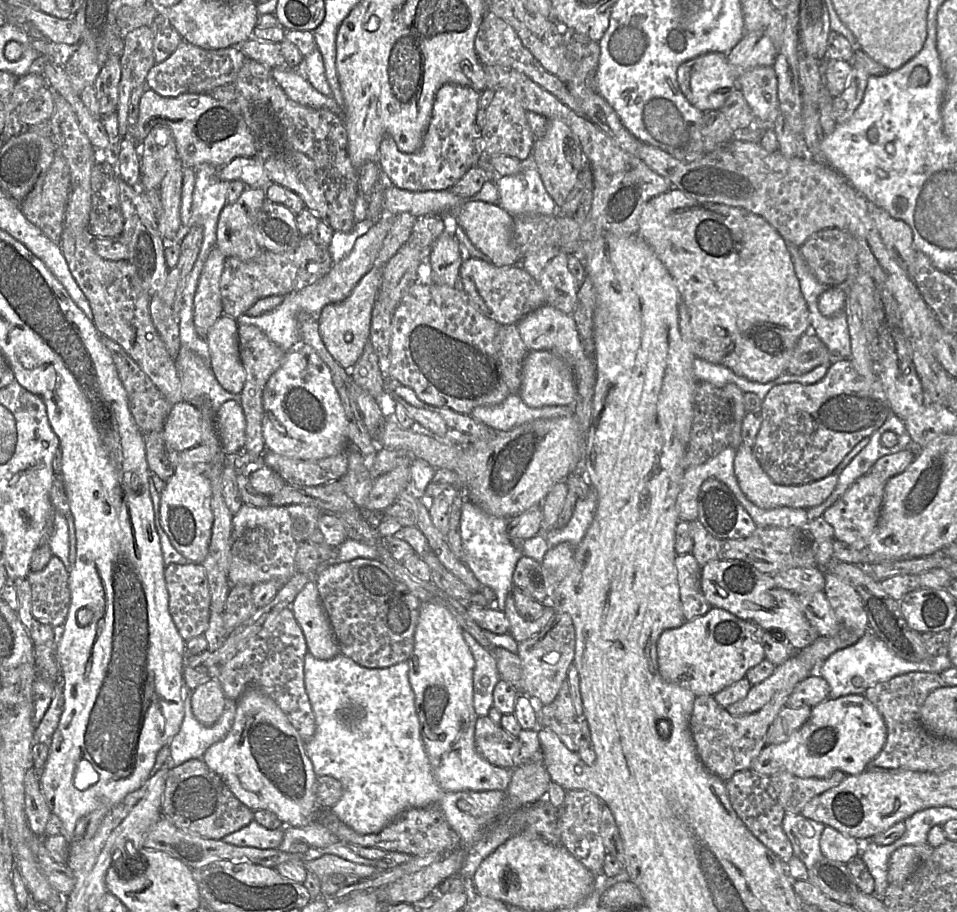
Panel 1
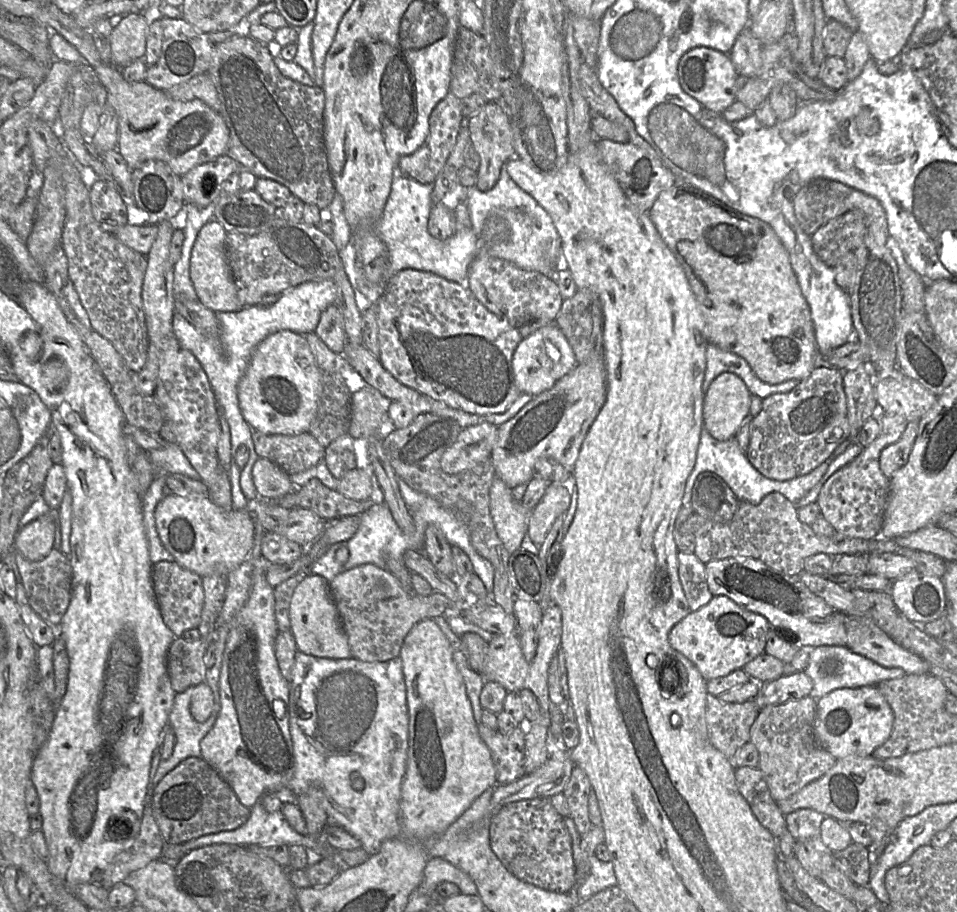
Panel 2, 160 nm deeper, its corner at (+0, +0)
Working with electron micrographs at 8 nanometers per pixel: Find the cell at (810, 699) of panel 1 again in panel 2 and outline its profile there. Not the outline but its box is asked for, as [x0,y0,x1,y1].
[754,671,813,709]

